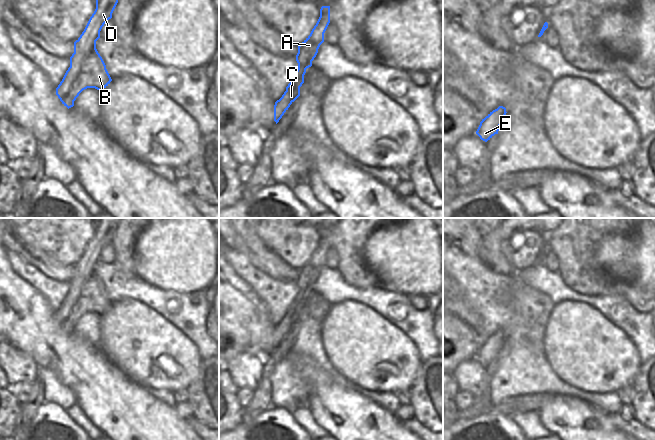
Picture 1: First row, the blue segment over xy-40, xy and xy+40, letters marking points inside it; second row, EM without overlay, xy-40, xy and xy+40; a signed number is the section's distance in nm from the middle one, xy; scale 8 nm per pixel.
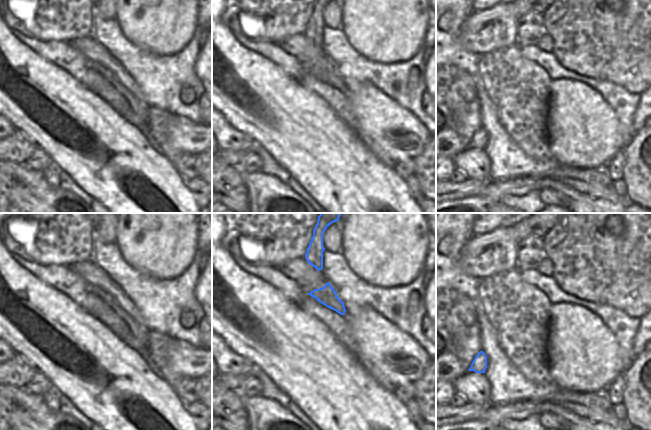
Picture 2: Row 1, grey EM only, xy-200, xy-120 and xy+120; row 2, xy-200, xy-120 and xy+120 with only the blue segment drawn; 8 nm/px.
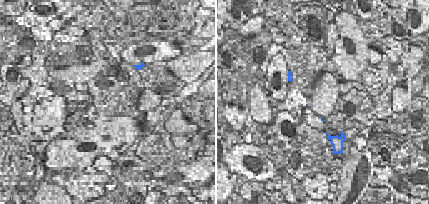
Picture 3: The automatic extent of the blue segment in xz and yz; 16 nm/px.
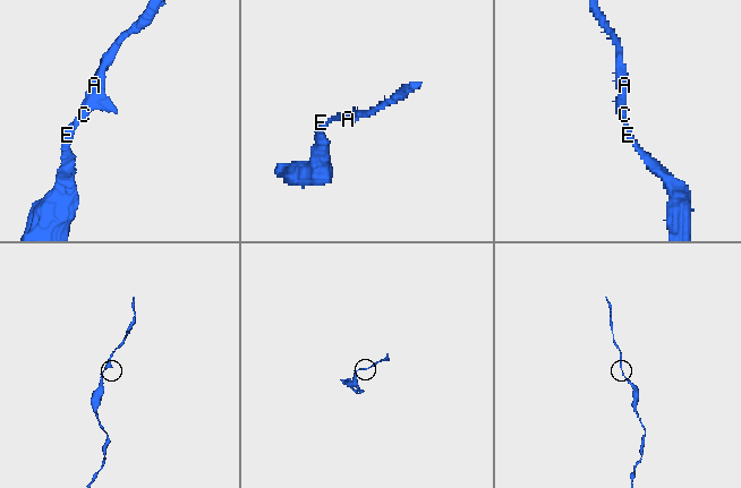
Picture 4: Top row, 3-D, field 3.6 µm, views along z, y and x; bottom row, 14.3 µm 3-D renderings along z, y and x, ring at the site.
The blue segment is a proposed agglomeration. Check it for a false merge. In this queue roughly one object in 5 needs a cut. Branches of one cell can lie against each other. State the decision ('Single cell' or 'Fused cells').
Single cell.

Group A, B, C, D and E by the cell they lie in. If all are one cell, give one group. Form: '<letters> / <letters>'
A B C D E

